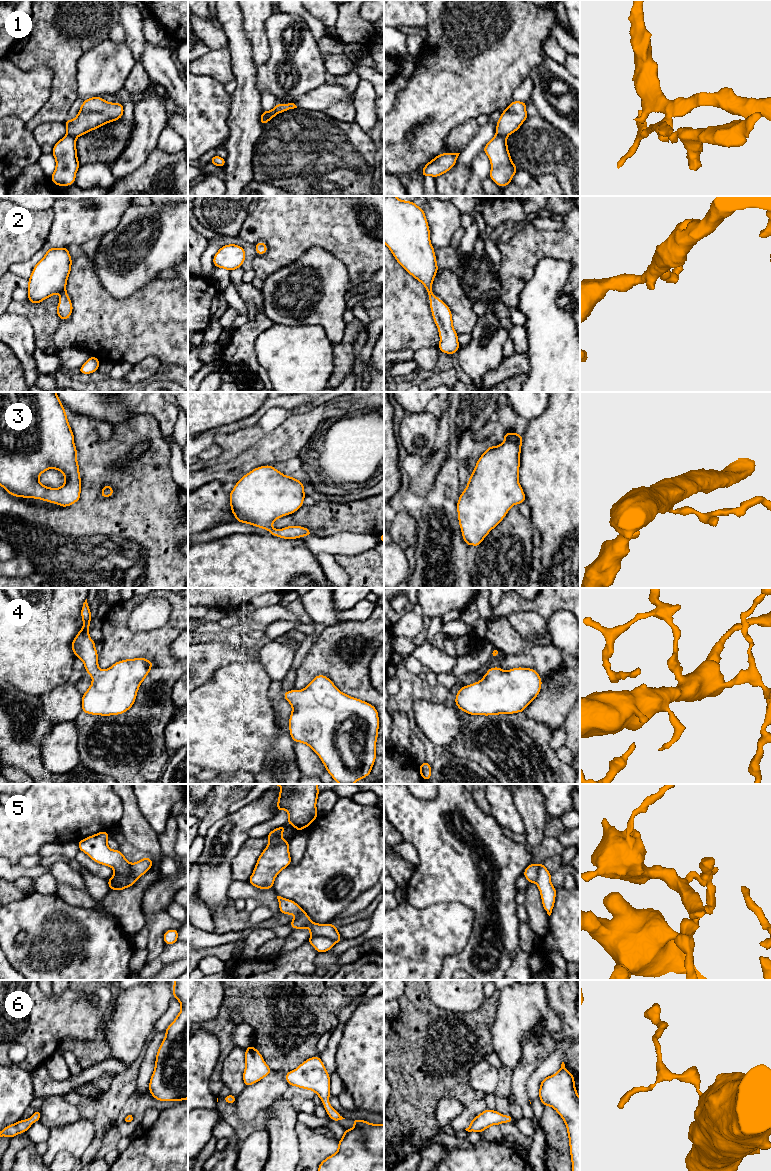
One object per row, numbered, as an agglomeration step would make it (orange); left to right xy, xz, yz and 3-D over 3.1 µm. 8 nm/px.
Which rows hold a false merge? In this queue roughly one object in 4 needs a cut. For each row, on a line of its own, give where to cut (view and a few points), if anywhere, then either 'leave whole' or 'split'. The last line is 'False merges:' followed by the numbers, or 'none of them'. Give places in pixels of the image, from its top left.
1: cut in xz along (268, 112), (262, 124); split
2: no cut; leave whole
3: no cut; leave whole
4: no cut; leave whole
5: cut in xz along (311, 935), (327, 936), (336, 942); split
6: no cut; leave whole
False merges: 1, 5

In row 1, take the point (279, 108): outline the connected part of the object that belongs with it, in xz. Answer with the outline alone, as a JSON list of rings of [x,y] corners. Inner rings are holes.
[[[277,103],[276,106],[266,114],[266,117],[262,126],[264,126],[267,122],[269,122],[278,113],[282,113],[294,108],[297,108],[297,106],[294,103],[288,103],[288,104]]]

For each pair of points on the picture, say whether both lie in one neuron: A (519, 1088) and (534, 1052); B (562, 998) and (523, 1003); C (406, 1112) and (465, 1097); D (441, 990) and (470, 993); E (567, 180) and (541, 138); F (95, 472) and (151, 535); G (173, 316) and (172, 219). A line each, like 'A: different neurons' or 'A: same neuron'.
A: same neuron
B: different neurons
C: same neuron
D: same neuron
E: same neuron
F: same neuron
G: different neurons

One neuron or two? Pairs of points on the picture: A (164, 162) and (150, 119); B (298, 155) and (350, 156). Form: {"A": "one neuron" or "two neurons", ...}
{"A": "two neurons", "B": "one neuron"}

